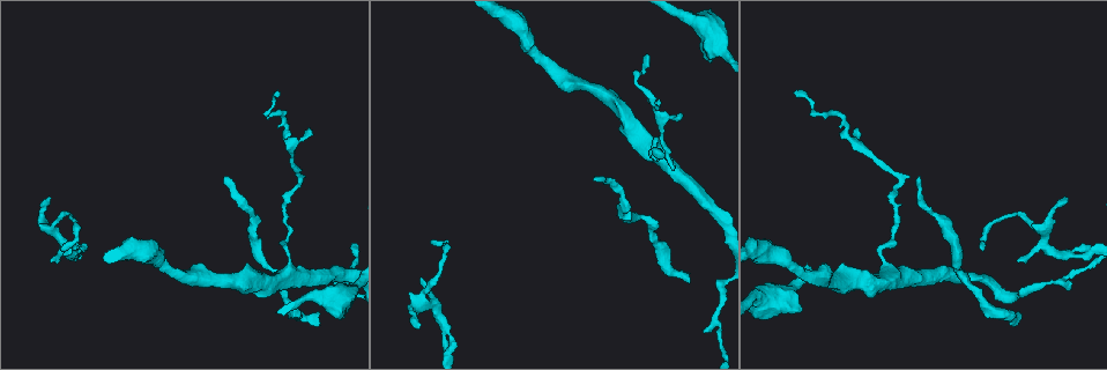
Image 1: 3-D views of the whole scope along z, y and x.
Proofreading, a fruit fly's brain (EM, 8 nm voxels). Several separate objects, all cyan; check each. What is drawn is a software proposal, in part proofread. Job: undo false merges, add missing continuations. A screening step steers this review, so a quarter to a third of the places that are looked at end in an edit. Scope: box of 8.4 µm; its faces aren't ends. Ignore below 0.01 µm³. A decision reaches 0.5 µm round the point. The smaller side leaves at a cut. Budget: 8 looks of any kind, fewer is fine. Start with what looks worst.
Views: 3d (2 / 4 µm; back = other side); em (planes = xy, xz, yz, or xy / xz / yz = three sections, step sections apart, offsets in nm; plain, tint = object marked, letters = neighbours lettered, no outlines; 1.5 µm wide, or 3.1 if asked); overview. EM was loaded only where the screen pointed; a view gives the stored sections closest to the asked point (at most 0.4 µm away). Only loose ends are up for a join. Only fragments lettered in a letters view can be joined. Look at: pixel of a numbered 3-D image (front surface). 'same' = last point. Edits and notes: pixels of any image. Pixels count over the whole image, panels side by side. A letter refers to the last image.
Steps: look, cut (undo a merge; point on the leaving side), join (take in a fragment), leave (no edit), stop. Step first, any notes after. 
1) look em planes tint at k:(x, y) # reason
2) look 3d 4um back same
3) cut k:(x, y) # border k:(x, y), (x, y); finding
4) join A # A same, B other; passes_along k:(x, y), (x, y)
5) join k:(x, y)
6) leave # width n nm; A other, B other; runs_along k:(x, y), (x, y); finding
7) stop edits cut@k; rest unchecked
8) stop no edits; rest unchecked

look 3d 4um at 1:(799, 309) # free end

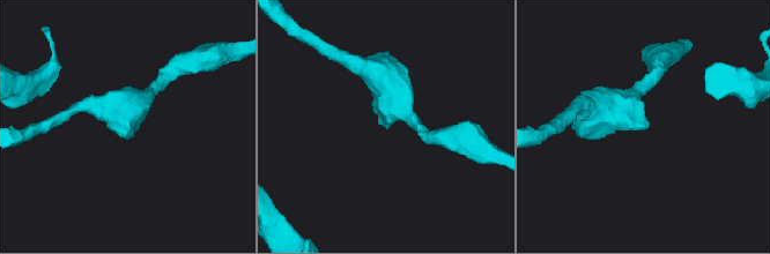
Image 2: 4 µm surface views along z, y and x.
look em yz step 8 tint at 2:(647, 126) # shape alone is not enough

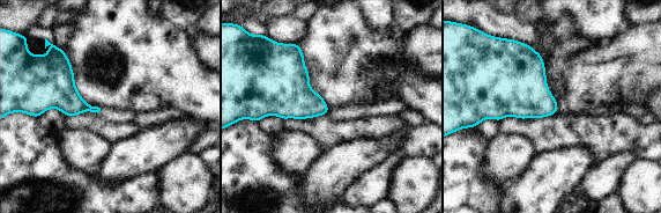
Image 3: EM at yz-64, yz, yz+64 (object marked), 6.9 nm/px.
look em planes letters same # another direction

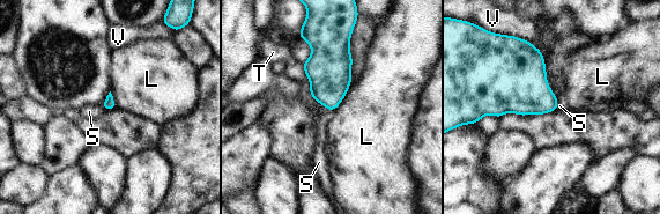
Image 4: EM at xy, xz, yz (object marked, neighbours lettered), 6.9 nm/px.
leave # L other, S other, T other, V other; border 4:(350, 83), (346, 96), (331, 111); none of them fits

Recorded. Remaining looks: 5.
look 3d 2um at 1:(647, 55) # branch stops here

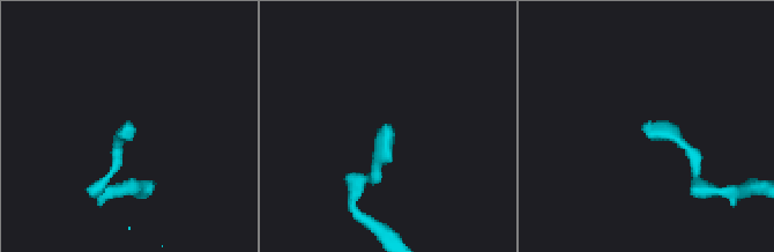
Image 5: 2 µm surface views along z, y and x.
look em planes plain at 5:(385, 126) # need the tissue

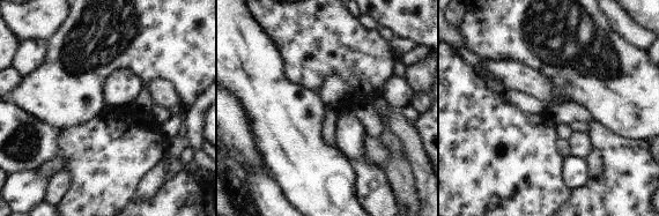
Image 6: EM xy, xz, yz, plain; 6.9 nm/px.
look em planes letters same

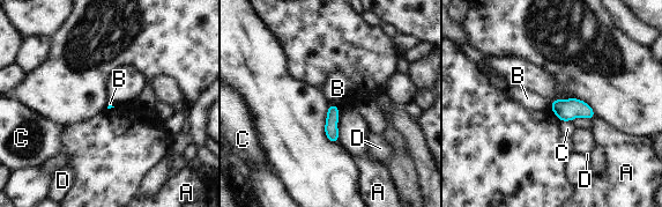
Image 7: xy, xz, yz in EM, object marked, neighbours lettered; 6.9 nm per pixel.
leave # A other, B other, C other, D other; border 7:(330, 103), (335, 104); none of them fits

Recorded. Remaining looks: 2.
look 3d 2um at 1:(690, 280) # branch stops here

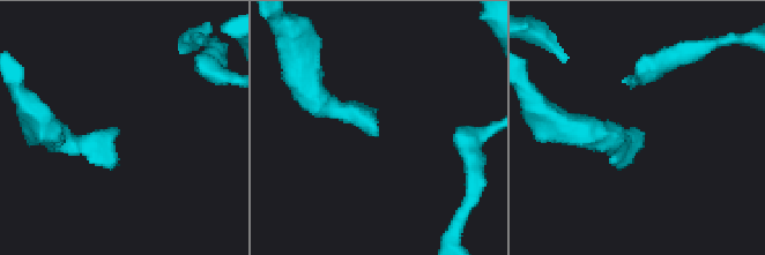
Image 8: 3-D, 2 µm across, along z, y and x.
look em planes letters at 8:(375, 132)

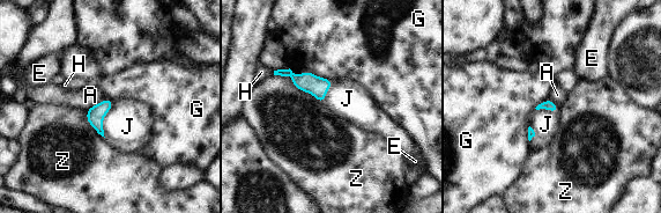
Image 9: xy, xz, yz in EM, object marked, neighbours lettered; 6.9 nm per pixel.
join J # A other, E other, G other, H other, J same, Z other; passes_along 9:(95, 115), (103, 118), (127, 126); it goes on there

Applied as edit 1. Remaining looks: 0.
stop edits join@9; rest unchecked

